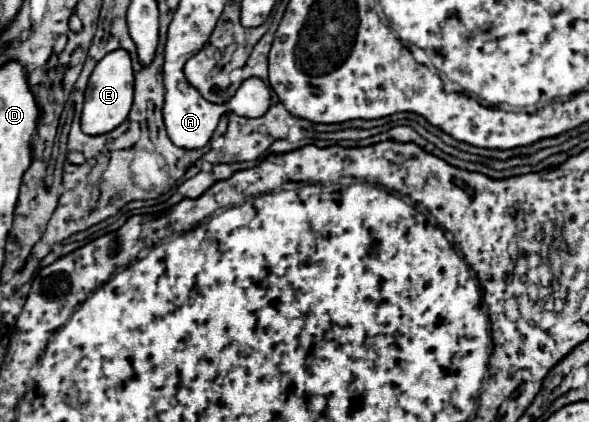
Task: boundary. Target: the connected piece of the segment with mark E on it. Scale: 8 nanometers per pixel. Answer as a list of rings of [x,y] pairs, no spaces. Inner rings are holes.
[[[115,50],[109,52],[103,60],[97,62],[87,90],[85,90],[85,104],[83,104],[83,114],[81,114],[81,130],[89,136],[99,136],[107,134],[113,128],[117,128],[129,114],[133,104],[133,68],[131,68],[131,58],[125,50]]]

